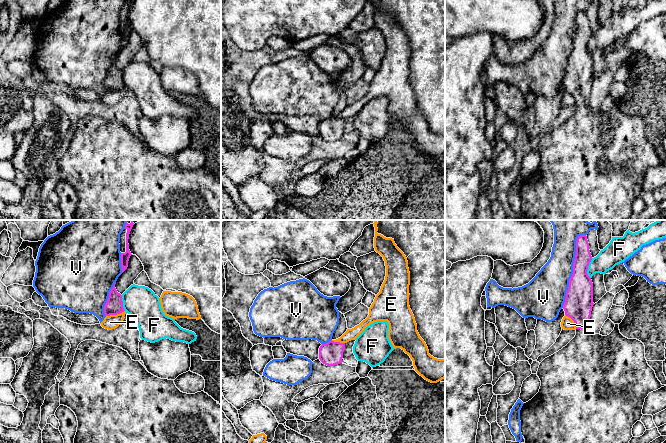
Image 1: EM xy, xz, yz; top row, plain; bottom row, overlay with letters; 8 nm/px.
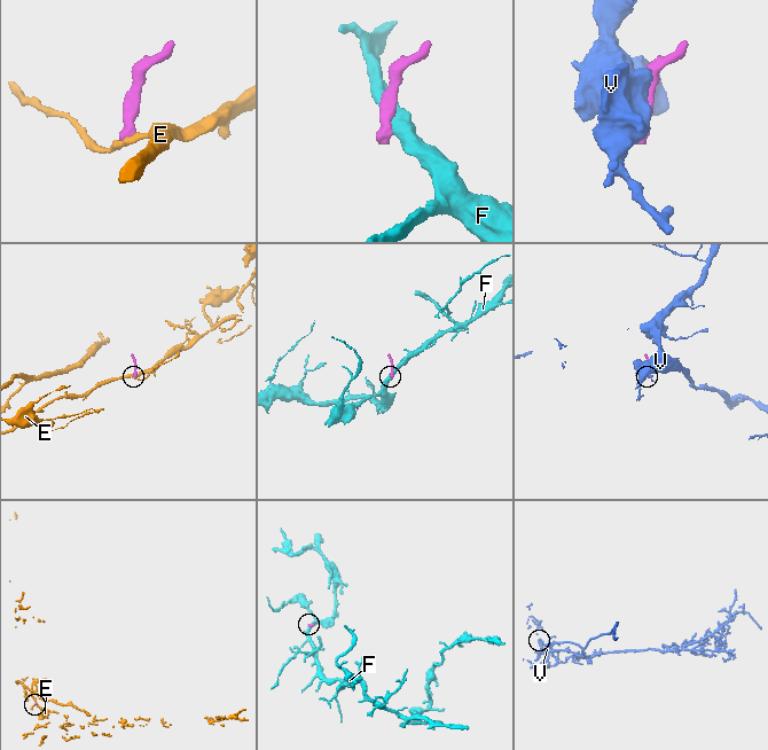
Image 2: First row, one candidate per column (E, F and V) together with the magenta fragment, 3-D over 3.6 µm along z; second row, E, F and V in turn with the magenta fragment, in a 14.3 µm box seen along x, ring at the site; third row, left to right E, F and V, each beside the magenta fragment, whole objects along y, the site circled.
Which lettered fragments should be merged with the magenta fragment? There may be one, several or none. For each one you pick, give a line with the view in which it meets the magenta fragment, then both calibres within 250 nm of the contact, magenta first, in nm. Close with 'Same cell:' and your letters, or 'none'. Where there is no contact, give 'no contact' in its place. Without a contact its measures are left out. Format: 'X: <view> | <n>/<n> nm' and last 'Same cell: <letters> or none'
Same cell: none

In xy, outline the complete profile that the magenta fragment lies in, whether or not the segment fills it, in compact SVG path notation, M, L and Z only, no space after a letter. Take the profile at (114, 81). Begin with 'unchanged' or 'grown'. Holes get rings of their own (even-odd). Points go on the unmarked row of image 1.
unchanged | M115 60L109 68L108 76L104 82L105 92L117 91L124 88L122 71L117 68Z

